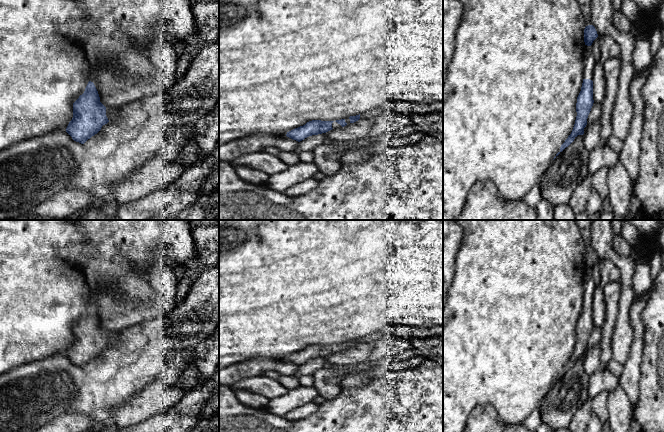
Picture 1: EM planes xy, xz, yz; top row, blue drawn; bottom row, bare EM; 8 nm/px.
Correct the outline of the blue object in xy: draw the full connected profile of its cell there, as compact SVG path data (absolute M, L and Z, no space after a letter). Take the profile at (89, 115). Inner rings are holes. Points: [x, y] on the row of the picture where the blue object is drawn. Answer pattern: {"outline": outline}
{"outline": "M89 81L84 93L73 103L73 118L66 132L74 141L84 144L97 134L103 125L114 121L118 111L119 108L105 107L100 102L94 83Z"}

